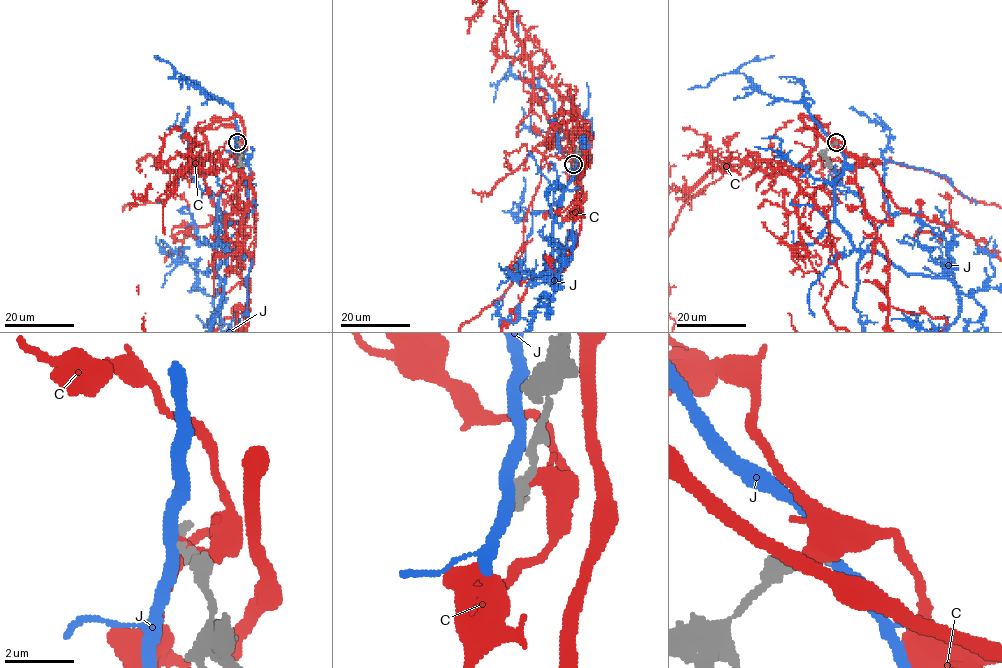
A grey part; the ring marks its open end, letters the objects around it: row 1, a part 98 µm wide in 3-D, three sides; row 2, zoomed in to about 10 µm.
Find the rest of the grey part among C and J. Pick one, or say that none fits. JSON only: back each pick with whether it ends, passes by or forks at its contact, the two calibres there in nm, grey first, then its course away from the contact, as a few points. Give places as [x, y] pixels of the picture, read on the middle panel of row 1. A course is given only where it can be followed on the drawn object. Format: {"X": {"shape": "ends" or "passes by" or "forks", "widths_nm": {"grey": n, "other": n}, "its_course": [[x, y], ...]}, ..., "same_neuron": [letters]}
{"same_neuron": []}

